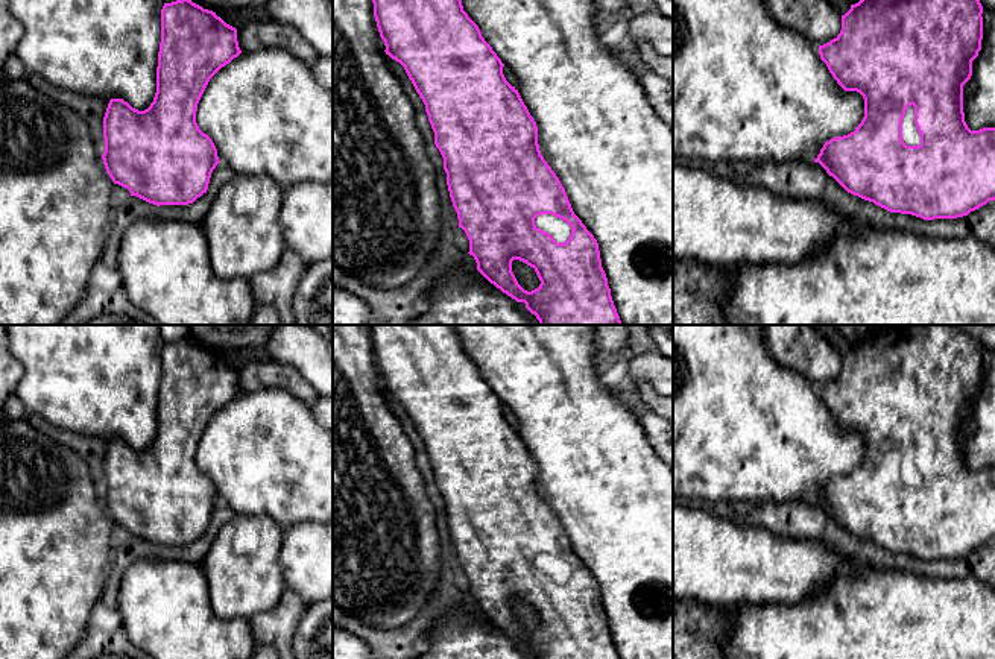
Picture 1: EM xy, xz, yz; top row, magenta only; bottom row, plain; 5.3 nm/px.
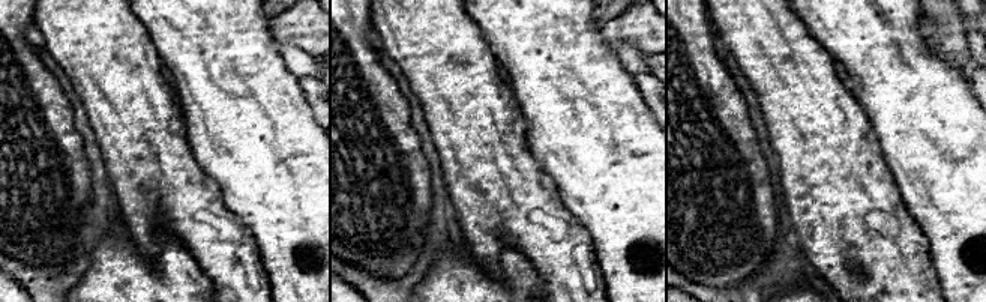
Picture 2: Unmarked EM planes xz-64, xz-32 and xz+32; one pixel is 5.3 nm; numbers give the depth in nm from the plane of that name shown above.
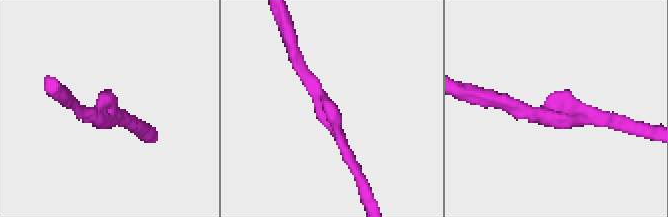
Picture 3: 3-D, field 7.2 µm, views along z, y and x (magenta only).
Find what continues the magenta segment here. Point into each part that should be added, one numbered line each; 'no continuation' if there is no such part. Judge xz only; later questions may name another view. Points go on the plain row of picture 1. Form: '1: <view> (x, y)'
1: xz (559, 570)

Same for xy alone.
no continuation

